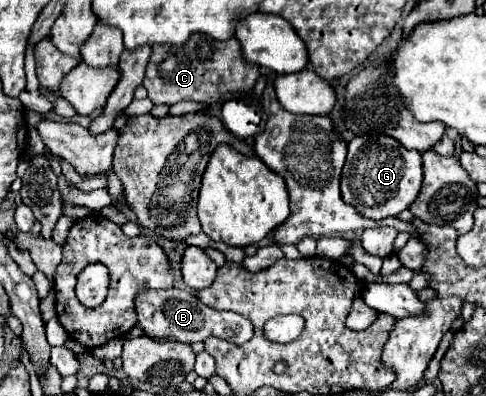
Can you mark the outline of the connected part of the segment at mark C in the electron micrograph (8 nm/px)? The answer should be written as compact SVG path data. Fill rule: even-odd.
M193 35L181 47L155 45L145 69L143 85L155 105L175 105L179 101L195 101L213 107L227 93L241 93L251 97L261 69L243 59L237 39L217 41L209 35Z

